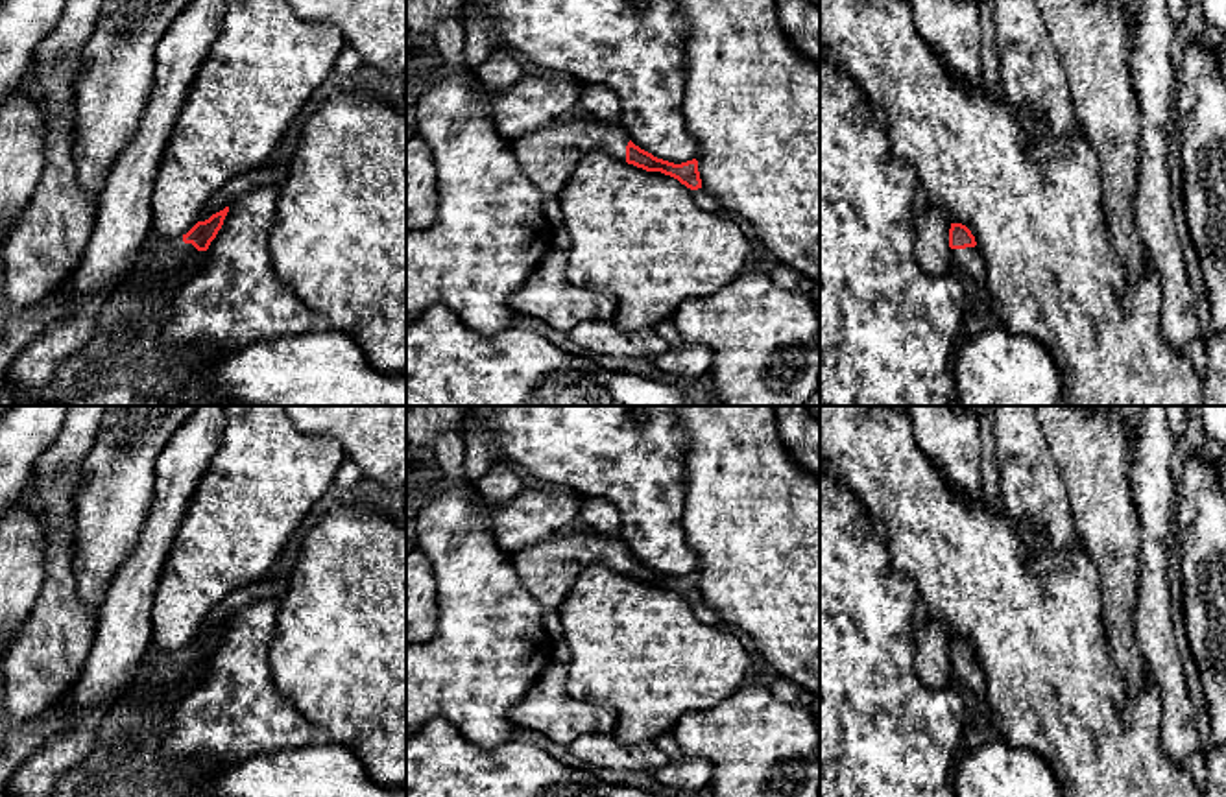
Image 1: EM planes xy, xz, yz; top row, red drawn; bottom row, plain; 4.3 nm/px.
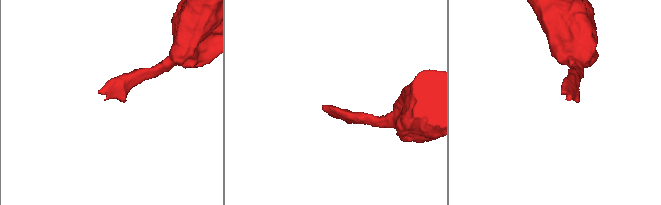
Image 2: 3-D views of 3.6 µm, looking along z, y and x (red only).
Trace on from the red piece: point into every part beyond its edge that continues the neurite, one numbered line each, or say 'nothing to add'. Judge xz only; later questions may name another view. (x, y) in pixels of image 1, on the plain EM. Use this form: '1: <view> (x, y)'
1: xz (549, 569)

